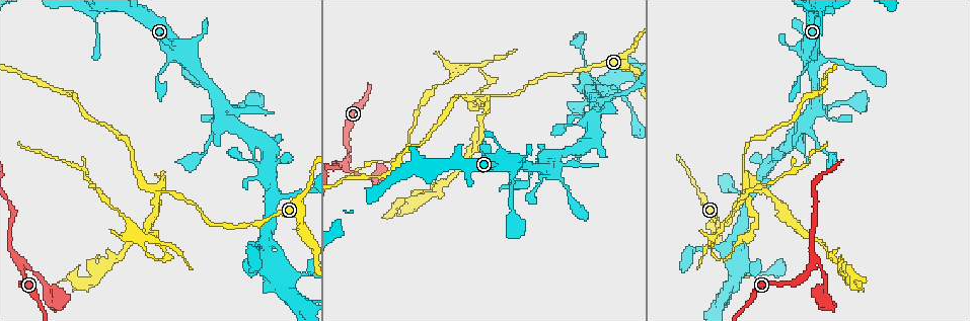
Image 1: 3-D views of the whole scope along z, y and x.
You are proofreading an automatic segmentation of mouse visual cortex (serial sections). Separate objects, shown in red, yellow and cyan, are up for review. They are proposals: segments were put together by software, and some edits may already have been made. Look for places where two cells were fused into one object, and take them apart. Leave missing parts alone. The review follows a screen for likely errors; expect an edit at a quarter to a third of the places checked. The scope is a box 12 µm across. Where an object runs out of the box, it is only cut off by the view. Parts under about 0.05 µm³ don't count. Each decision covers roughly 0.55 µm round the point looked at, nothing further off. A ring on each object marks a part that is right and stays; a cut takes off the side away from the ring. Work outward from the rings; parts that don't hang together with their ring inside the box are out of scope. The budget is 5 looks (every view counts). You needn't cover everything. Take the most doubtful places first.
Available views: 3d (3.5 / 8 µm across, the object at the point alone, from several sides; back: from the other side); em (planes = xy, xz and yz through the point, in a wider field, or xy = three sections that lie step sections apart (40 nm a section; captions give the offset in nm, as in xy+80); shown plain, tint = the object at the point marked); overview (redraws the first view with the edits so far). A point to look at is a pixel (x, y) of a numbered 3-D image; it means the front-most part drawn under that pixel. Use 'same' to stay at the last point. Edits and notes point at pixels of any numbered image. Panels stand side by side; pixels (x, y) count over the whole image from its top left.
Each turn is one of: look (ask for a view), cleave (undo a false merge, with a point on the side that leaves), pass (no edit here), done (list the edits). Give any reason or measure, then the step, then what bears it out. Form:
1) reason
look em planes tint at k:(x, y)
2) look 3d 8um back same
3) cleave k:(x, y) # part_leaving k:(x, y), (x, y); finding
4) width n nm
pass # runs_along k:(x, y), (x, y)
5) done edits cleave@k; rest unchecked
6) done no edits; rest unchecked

four-way junction
look 3d 3.5um at 1:(483, 100)

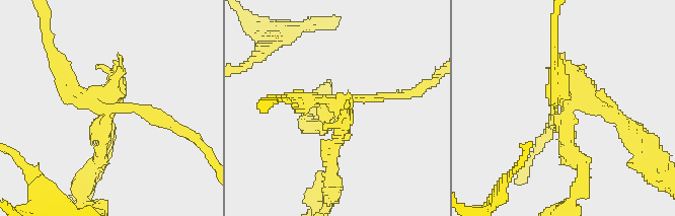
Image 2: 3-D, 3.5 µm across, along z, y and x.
now the EM
look em xy step 3 tint at 2:(108, 120)

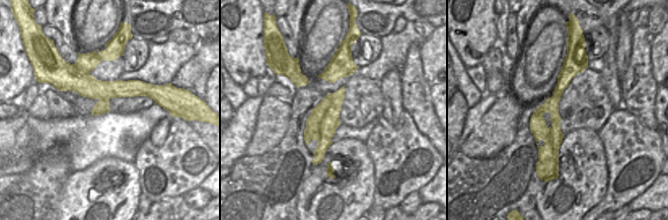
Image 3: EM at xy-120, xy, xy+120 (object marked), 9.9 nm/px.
cleave 2:(340, 136) # part_leaving 2:(333, 98), (346, 122), (333, 166); two cells meet here

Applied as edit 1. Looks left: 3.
look overview

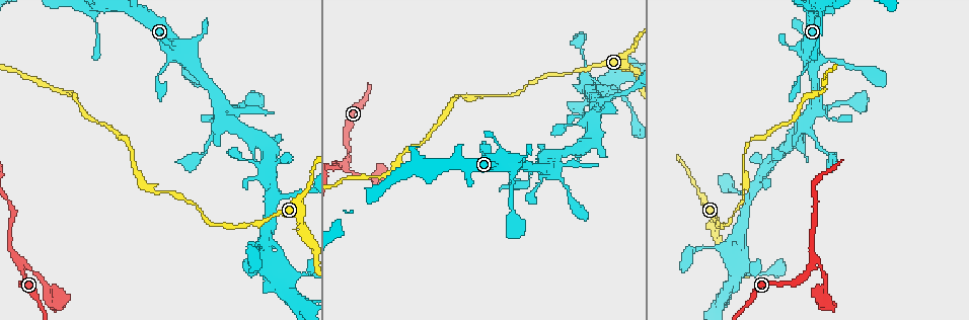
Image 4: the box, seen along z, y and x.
three arms meet
look 3d 3.5um at 4:(346, 161)

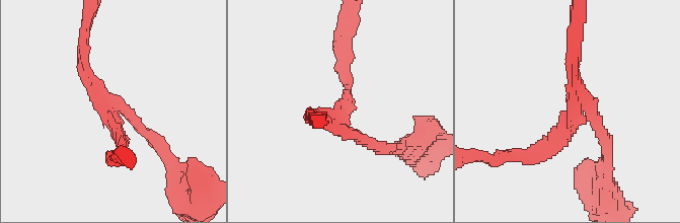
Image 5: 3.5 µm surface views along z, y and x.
arms 3; arm_widths 150, 150, 200 nm
look em xy step 2 tint at 5:(338, 114)

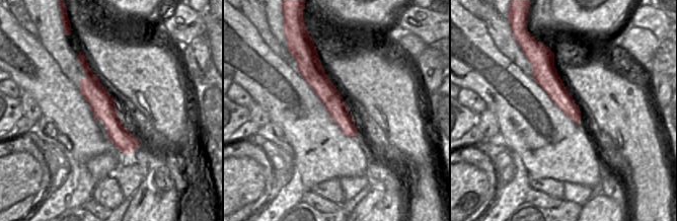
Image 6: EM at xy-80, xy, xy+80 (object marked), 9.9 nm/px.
width 200 nm
pass # runs_along 5:(344, 68), (337, 125), (378, 148); continuous, no second cell

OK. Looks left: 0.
done edits cleave@2; rest unchecked

